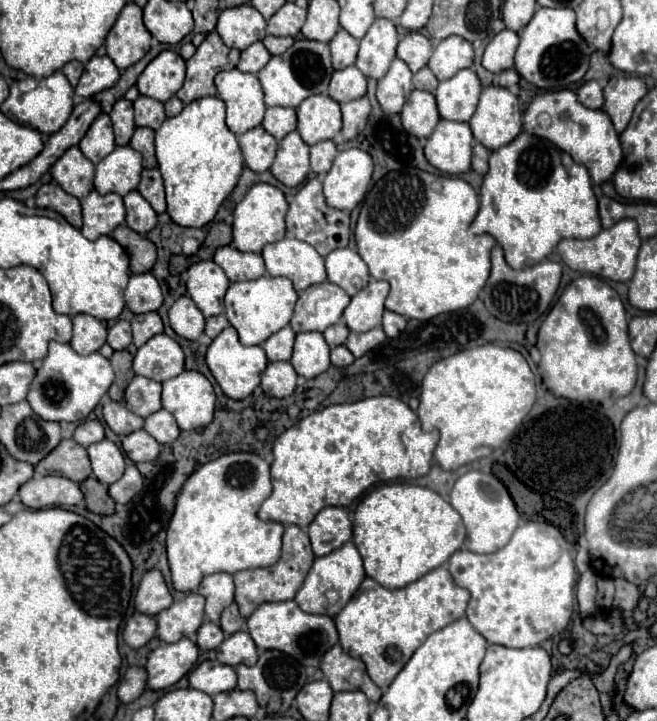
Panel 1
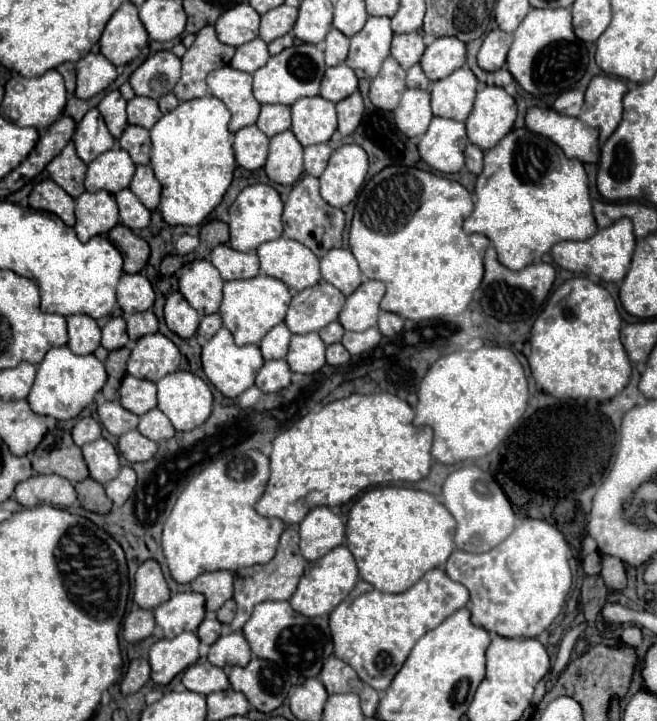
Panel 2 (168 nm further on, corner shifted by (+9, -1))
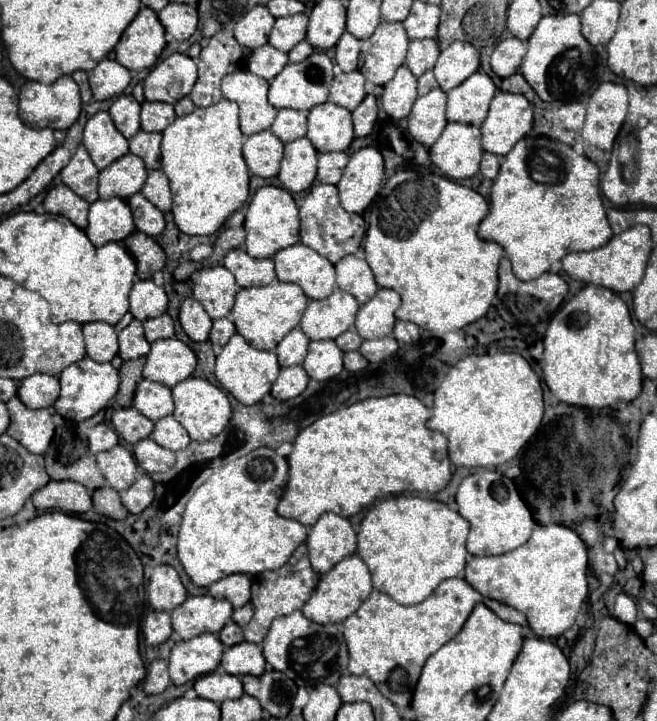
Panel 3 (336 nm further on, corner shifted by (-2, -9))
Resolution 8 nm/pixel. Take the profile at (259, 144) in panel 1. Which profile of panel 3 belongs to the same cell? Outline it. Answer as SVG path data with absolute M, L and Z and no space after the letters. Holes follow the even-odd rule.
M266 129L266 131L244 137L242 151L244 151L244 159L254 175L274 177L280 171L284 145L272 131Z

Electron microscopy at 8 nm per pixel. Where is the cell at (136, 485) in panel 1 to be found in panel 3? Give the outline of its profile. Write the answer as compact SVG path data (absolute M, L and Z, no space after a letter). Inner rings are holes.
M150 475L138 477L128 489L124 489L124 493L120 493L120 499L130 513L142 513L154 499L154 481Z

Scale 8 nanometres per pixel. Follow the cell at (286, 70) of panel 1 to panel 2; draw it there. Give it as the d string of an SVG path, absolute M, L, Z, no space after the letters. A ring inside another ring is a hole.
M295 43L287 49L283 49L279 55L269 57L267 65L259 67L253 75L253 95L255 99L265 103L279 103L279 105L293 105L301 97L313 97L319 95L319 83L325 73L325 61L323 61L323 49L319 45L311 43Z

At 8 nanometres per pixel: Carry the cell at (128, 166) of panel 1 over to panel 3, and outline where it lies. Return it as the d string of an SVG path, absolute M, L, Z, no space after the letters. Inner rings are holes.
M126 153L124 157L116 159L112 165L100 171L100 187L98 194L100 199L120 197L128 199L130 195L138 193L146 181L146 167L140 157Z

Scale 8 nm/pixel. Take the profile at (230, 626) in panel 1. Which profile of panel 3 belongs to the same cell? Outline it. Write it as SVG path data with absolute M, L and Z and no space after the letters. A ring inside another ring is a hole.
M246 603L244 607L232 611L232 621L236 621L236 625L244 627L252 619L252 615L254 615L254 607L252 607L252 603Z

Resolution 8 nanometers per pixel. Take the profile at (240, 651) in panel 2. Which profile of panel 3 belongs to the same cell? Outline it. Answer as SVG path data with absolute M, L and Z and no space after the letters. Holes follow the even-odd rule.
M242 641L240 645L224 647L220 669L230 675L246 675L246 673L260 675L266 669L266 661L258 643Z

